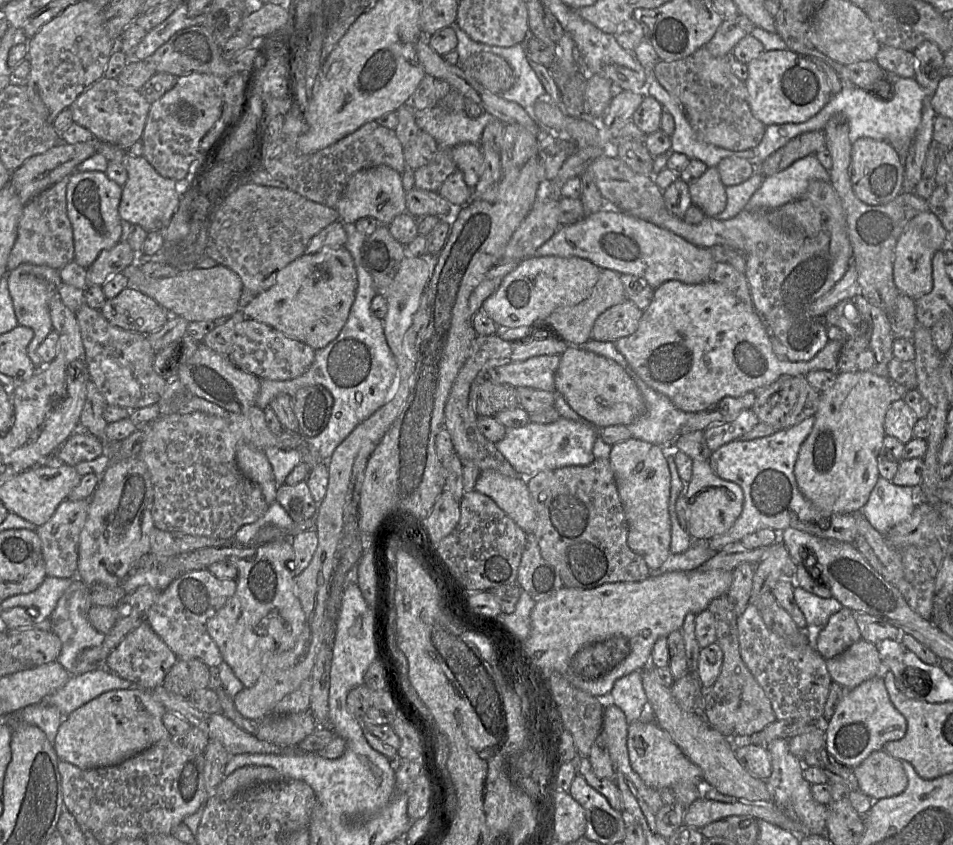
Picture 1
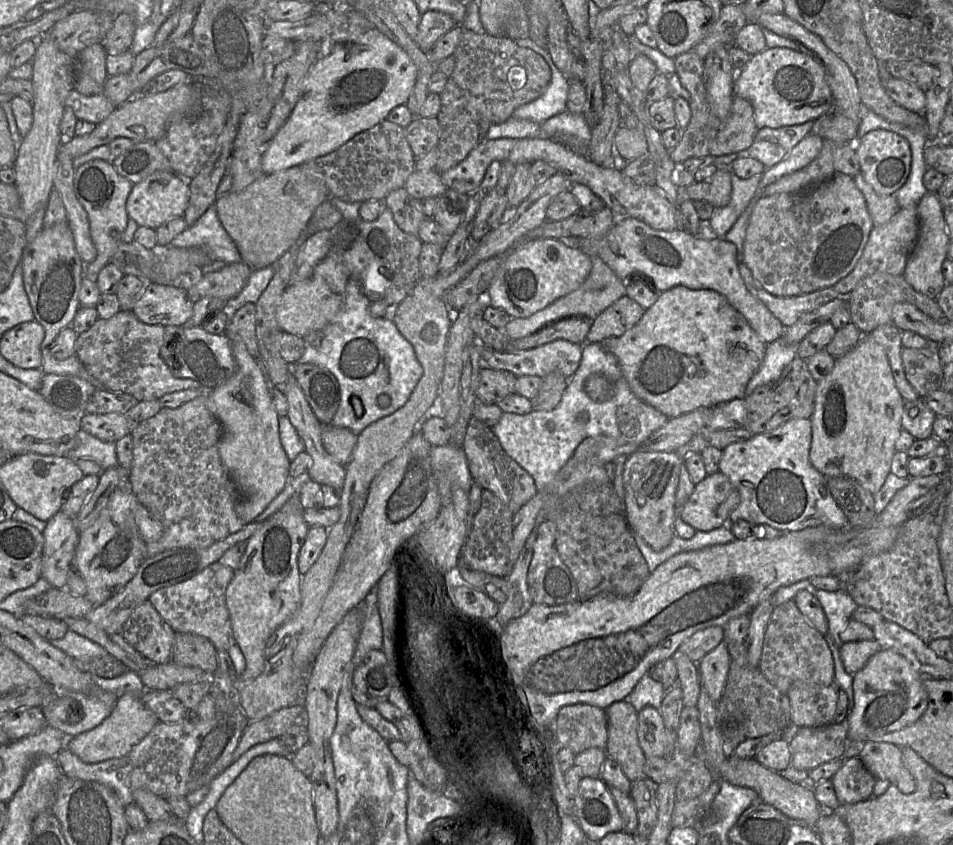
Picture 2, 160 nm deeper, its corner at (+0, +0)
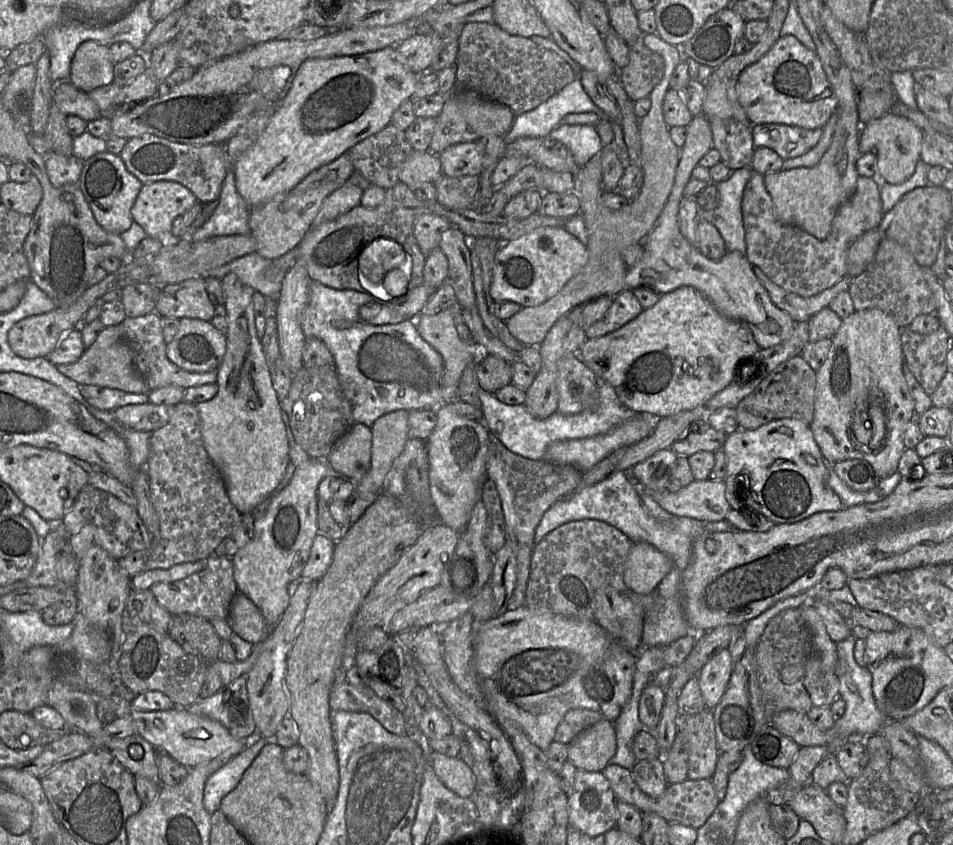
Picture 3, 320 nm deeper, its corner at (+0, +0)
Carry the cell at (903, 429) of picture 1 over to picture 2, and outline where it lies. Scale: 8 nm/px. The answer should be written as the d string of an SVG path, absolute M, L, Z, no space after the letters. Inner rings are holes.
M919 398L904 403L901 426L915 440L922 440L932 436L935 418L936 414Z

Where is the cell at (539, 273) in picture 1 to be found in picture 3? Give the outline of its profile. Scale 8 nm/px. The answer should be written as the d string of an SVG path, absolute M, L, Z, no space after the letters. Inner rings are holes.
M540 227L515 240L505 242L496 253L490 286L494 302L515 302L522 307L533 307L556 295L588 262L586 246L563 227Z

